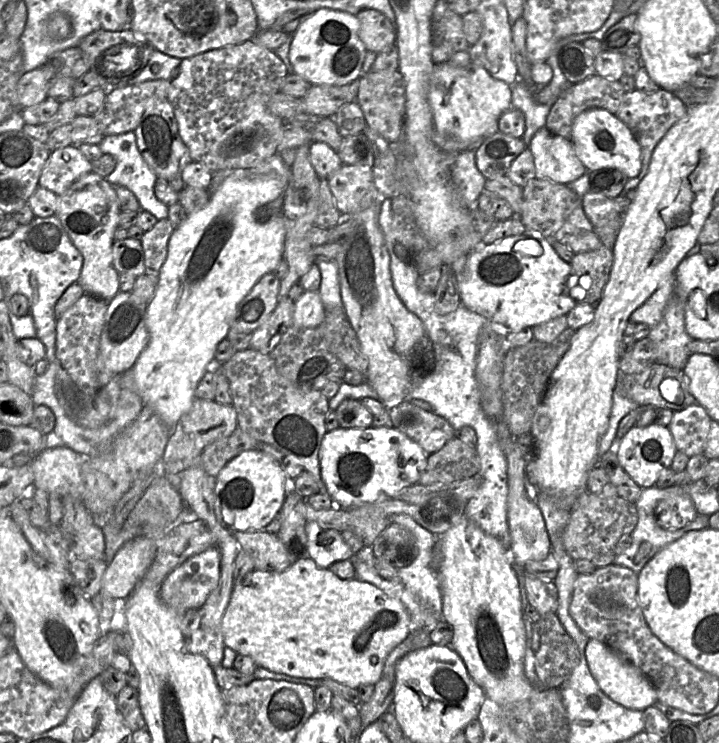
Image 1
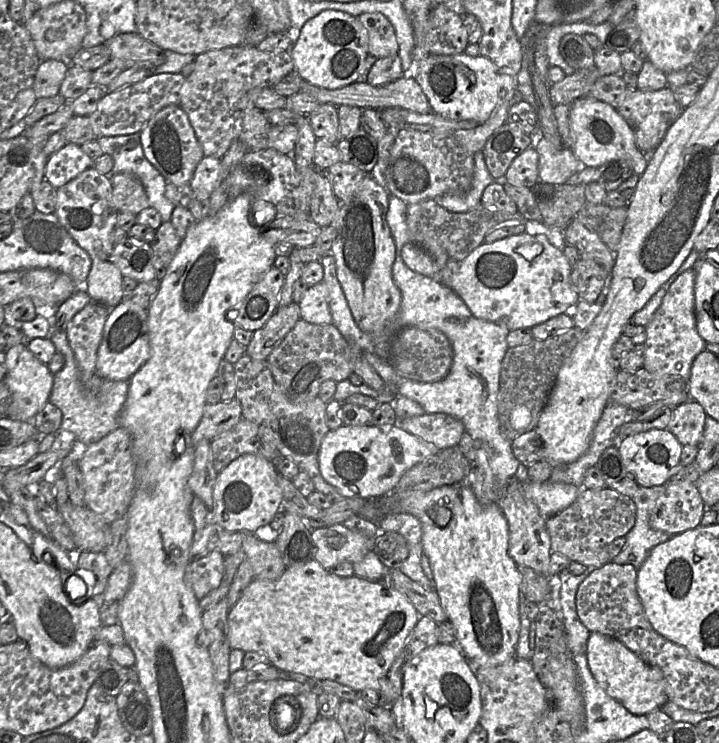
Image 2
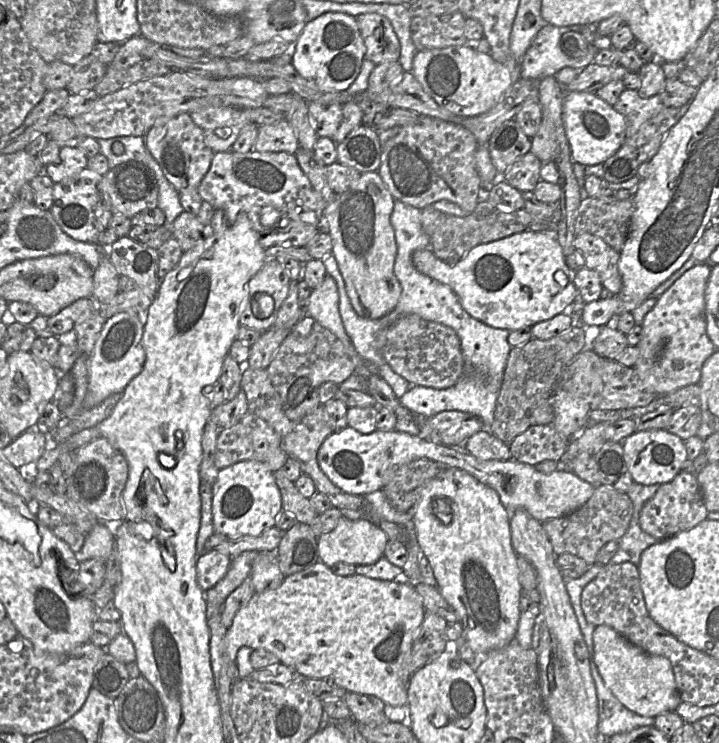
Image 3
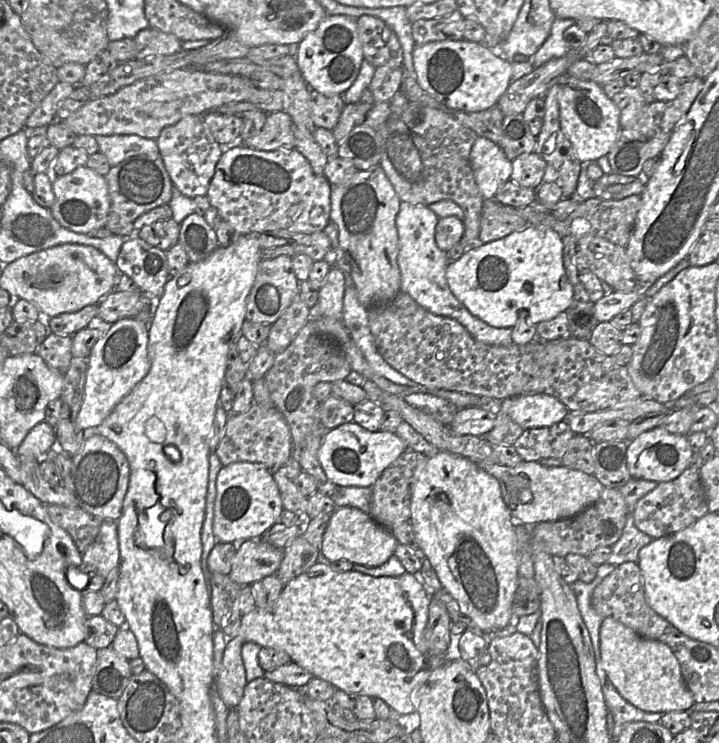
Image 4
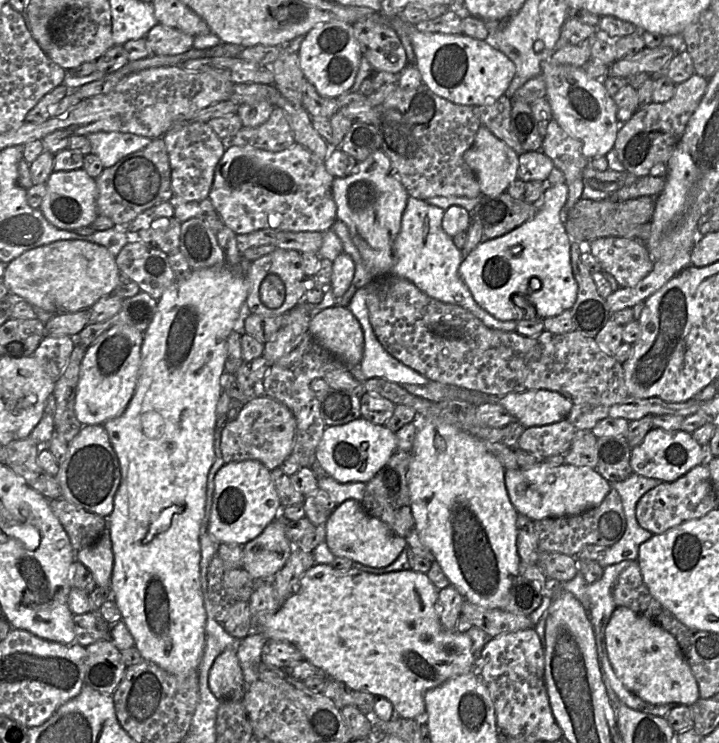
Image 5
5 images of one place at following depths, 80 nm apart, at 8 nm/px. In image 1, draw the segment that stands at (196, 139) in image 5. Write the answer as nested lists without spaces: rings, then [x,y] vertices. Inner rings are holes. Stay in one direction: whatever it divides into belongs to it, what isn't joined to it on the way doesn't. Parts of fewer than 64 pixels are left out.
[[[167,99],[159,101],[145,113],[134,133],[143,159],[158,178],[171,181],[181,177],[183,169],[192,162],[189,149],[179,134],[173,107]]]

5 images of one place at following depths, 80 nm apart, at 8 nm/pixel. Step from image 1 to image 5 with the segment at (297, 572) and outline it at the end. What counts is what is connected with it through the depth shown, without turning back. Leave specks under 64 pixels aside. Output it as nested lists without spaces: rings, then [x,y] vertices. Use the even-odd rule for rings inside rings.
[[[315,564],[300,579],[296,592],[280,606],[276,613],[266,618],[256,618],[256,630],[252,632],[261,632],[268,640],[292,643],[301,652],[304,660],[322,669],[328,679],[340,681],[352,690],[368,692],[375,697],[383,697],[392,704],[397,716],[405,719],[415,719],[425,713],[424,695],[428,690],[443,684],[450,678],[473,672],[476,664],[476,659],[472,653],[472,641],[468,634],[457,632],[454,629],[445,630],[442,627],[435,609],[438,591],[427,574],[410,569],[375,575],[353,567],[349,570],[337,570],[330,564]],[[226,648],[215,660],[209,673],[209,687],[221,701],[242,700],[246,691],[237,649]]]

